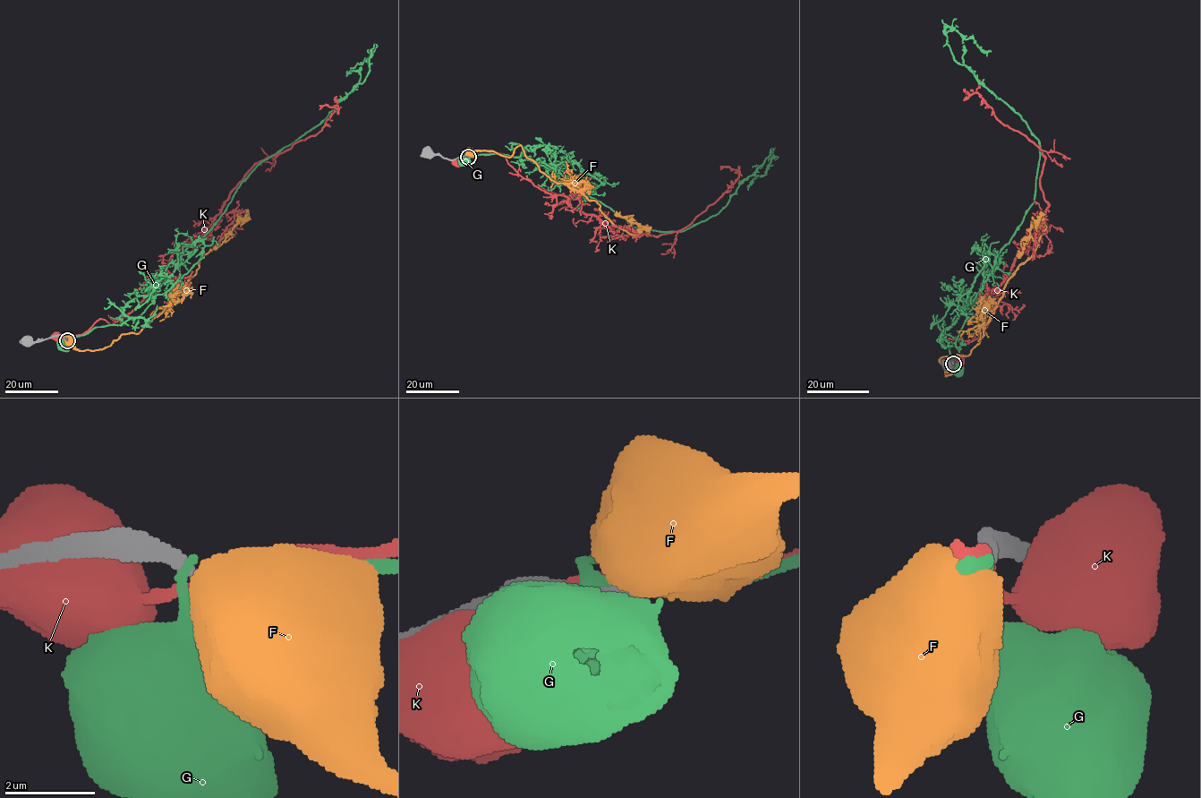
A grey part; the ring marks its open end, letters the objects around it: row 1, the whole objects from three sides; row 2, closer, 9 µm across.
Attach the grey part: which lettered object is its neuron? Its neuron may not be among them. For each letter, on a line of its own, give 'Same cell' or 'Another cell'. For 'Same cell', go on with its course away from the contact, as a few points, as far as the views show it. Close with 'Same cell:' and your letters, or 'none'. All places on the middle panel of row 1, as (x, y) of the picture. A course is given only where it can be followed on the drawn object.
F: Another cell
G: Another cell
K: Another cell
Same cell: none

